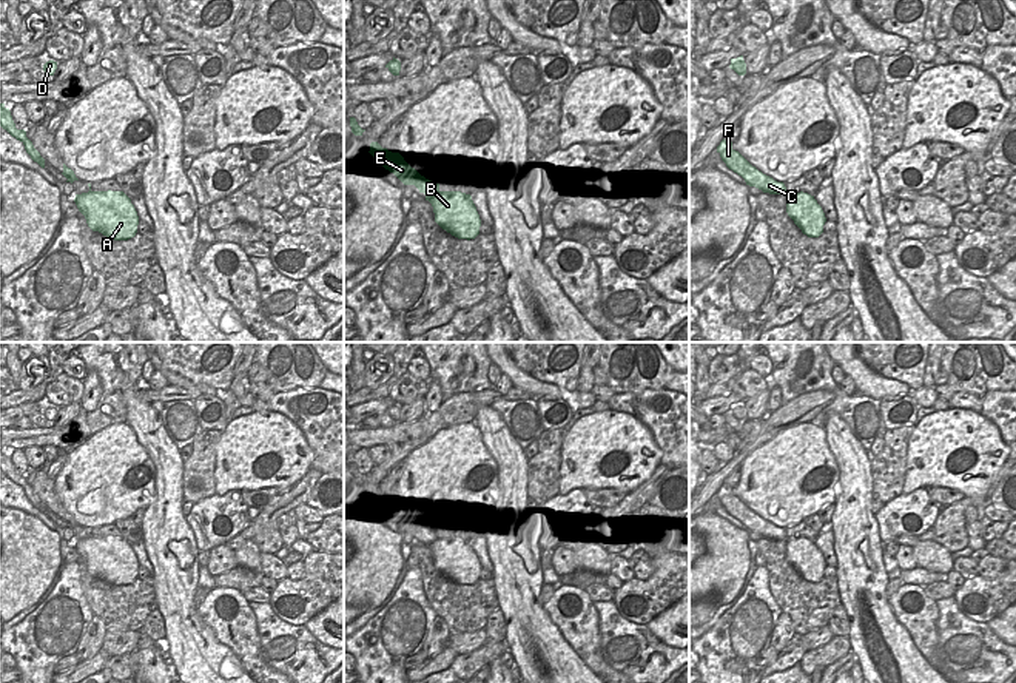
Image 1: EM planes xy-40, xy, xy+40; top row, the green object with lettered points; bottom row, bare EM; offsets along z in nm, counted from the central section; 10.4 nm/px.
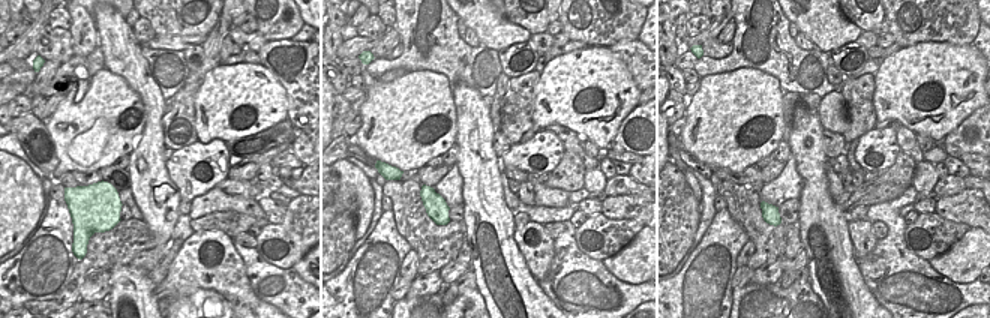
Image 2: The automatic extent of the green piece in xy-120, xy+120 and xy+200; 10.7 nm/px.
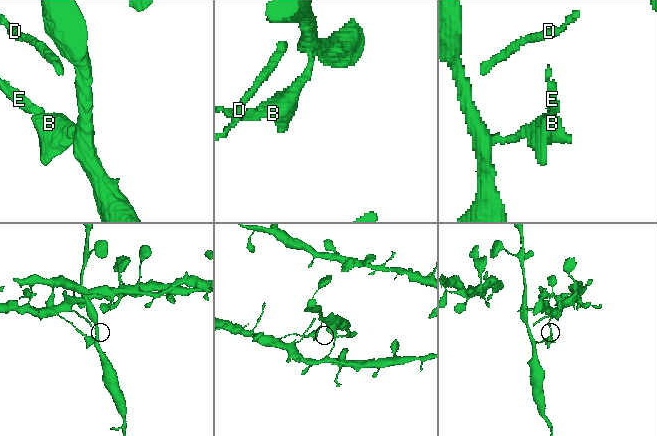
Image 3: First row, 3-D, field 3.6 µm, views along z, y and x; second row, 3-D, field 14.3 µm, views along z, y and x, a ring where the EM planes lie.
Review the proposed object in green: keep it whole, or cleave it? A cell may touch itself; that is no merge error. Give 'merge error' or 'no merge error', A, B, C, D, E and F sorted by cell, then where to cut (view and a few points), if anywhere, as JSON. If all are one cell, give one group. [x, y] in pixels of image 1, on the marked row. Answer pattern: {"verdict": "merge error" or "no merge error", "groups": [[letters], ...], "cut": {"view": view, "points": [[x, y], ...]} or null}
{"verdict": "merge error", "groups": [["A", "B"], ["C", "D", "E", "F"]], "cut": {"view": "xy", "points": [[441, 191], [430, 195]]}}

